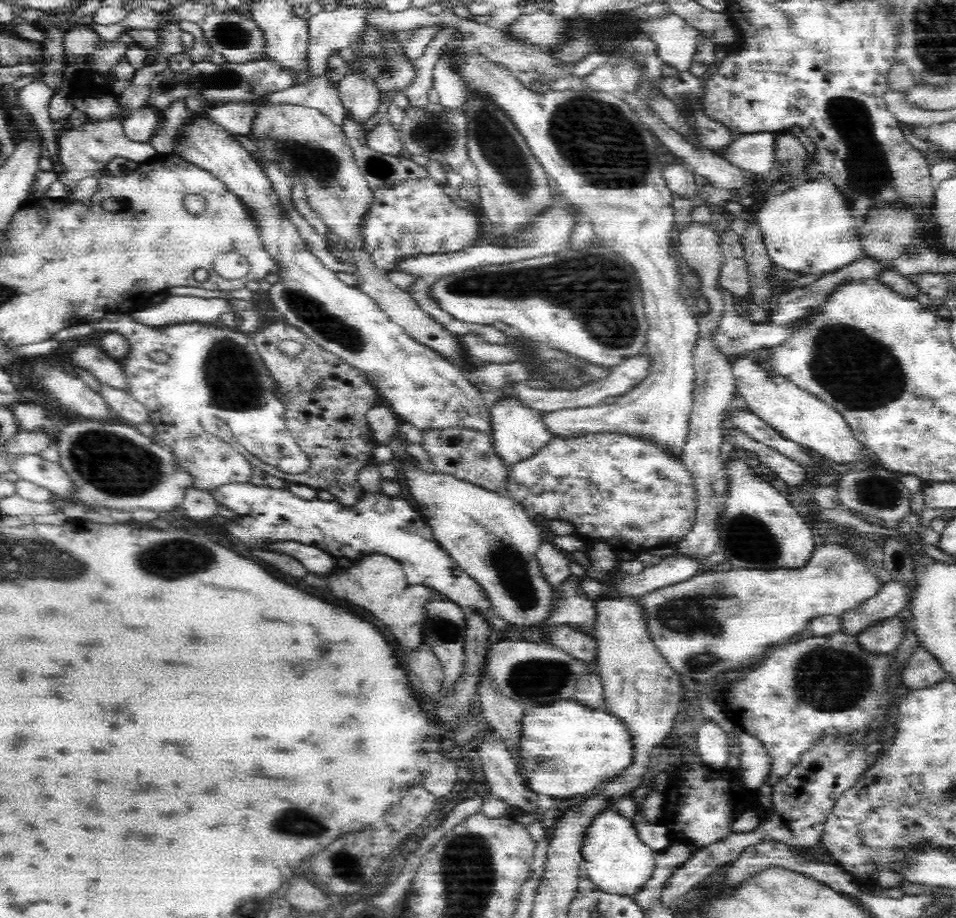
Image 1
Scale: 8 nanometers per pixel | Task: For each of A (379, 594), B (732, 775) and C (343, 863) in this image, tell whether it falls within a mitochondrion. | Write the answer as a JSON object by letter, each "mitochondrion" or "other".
{"A":"other","B":"other","C":"mitochondrion"}

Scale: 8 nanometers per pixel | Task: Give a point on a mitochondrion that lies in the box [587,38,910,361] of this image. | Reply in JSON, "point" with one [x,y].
{"point":[867,170]}

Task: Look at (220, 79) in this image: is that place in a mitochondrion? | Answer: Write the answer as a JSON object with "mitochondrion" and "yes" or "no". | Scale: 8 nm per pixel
{"mitochondrion":"yes"}

